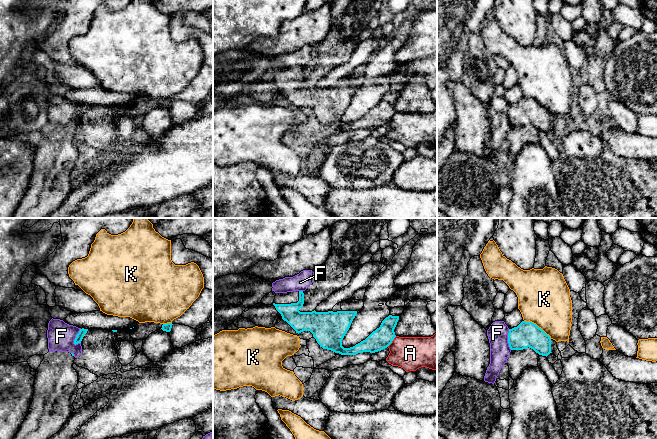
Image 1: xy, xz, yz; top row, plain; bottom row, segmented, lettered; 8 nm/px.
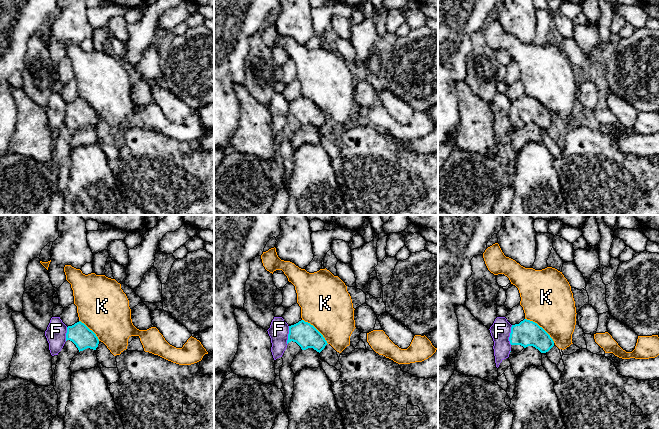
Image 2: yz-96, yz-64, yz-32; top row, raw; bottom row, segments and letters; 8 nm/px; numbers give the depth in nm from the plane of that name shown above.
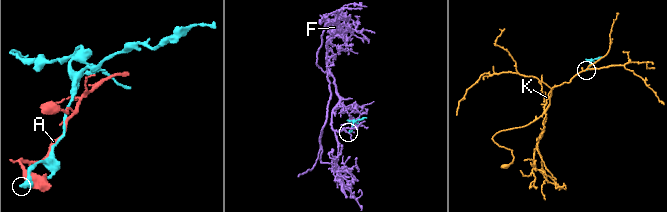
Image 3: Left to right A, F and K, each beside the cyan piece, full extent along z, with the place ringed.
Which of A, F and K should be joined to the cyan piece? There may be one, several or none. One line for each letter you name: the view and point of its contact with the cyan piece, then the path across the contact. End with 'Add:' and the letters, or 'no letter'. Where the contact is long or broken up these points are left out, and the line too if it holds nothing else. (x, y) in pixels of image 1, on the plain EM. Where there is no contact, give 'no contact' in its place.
Add: no letter

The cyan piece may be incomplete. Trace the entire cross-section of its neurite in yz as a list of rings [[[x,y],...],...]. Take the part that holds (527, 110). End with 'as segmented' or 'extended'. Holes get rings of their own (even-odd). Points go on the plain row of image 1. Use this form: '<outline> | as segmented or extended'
[[[522,97],[517,103],[509,105],[508,119],[511,126],[533,125],[542,132],[551,129],[551,114],[532,98]]] | as segmented

